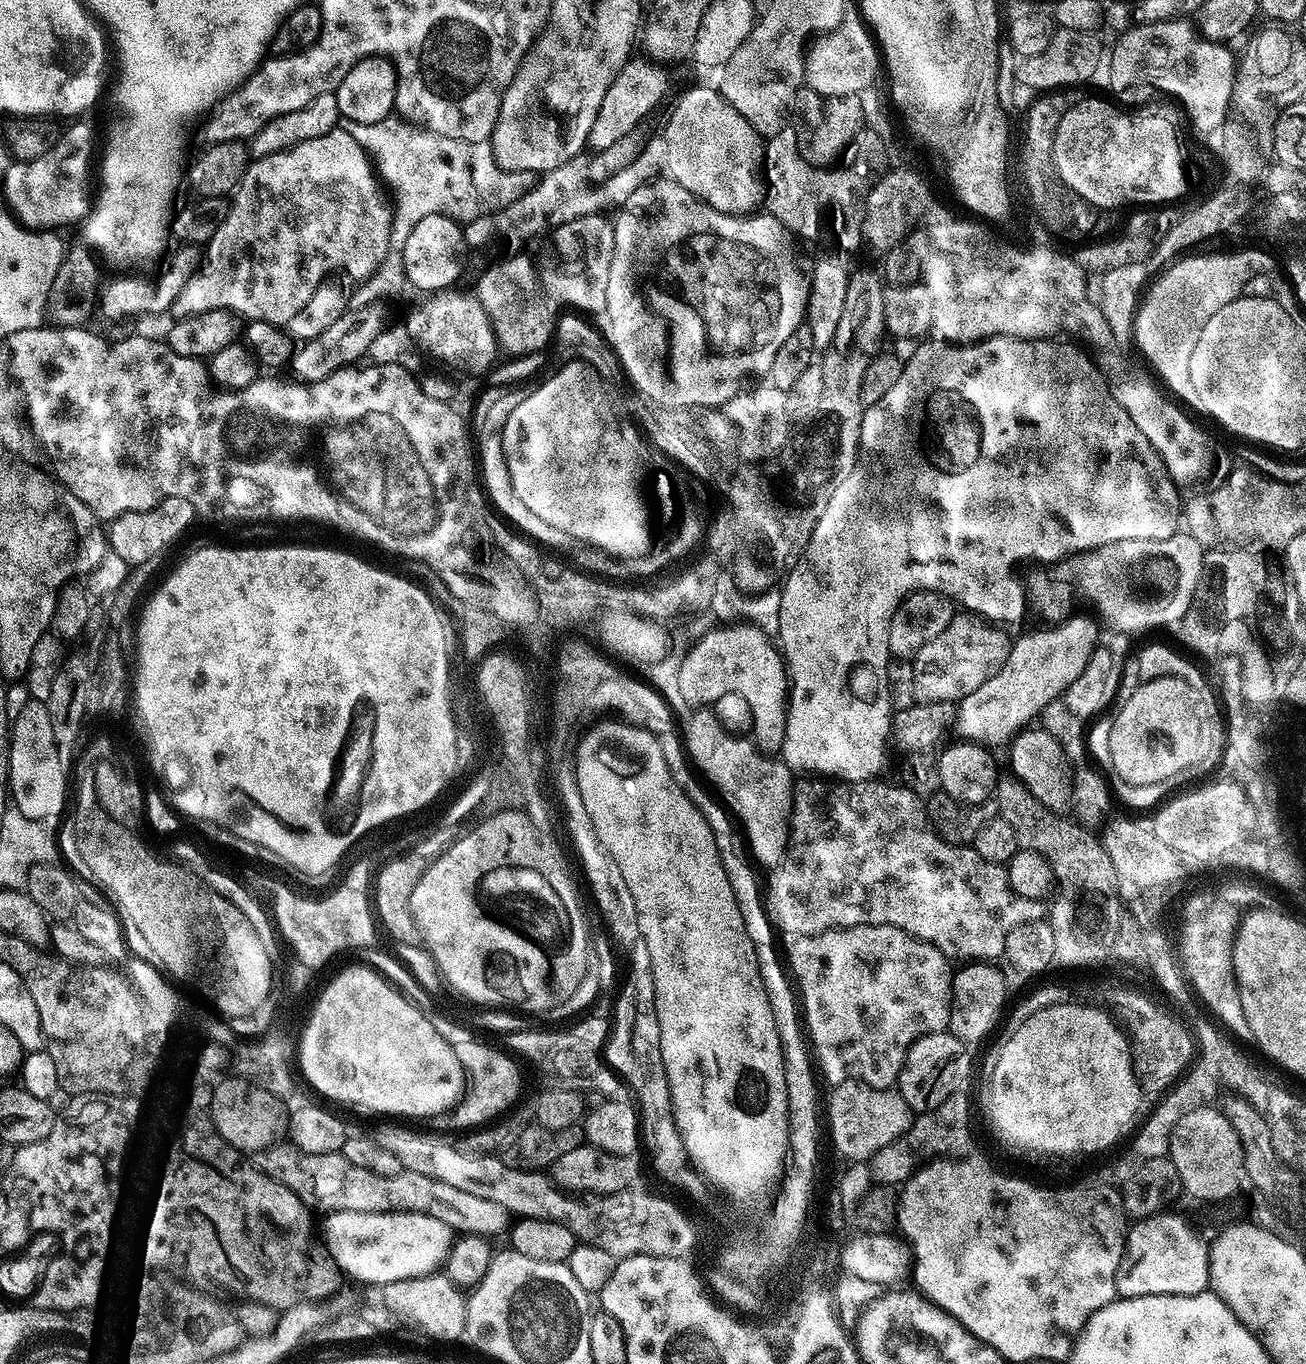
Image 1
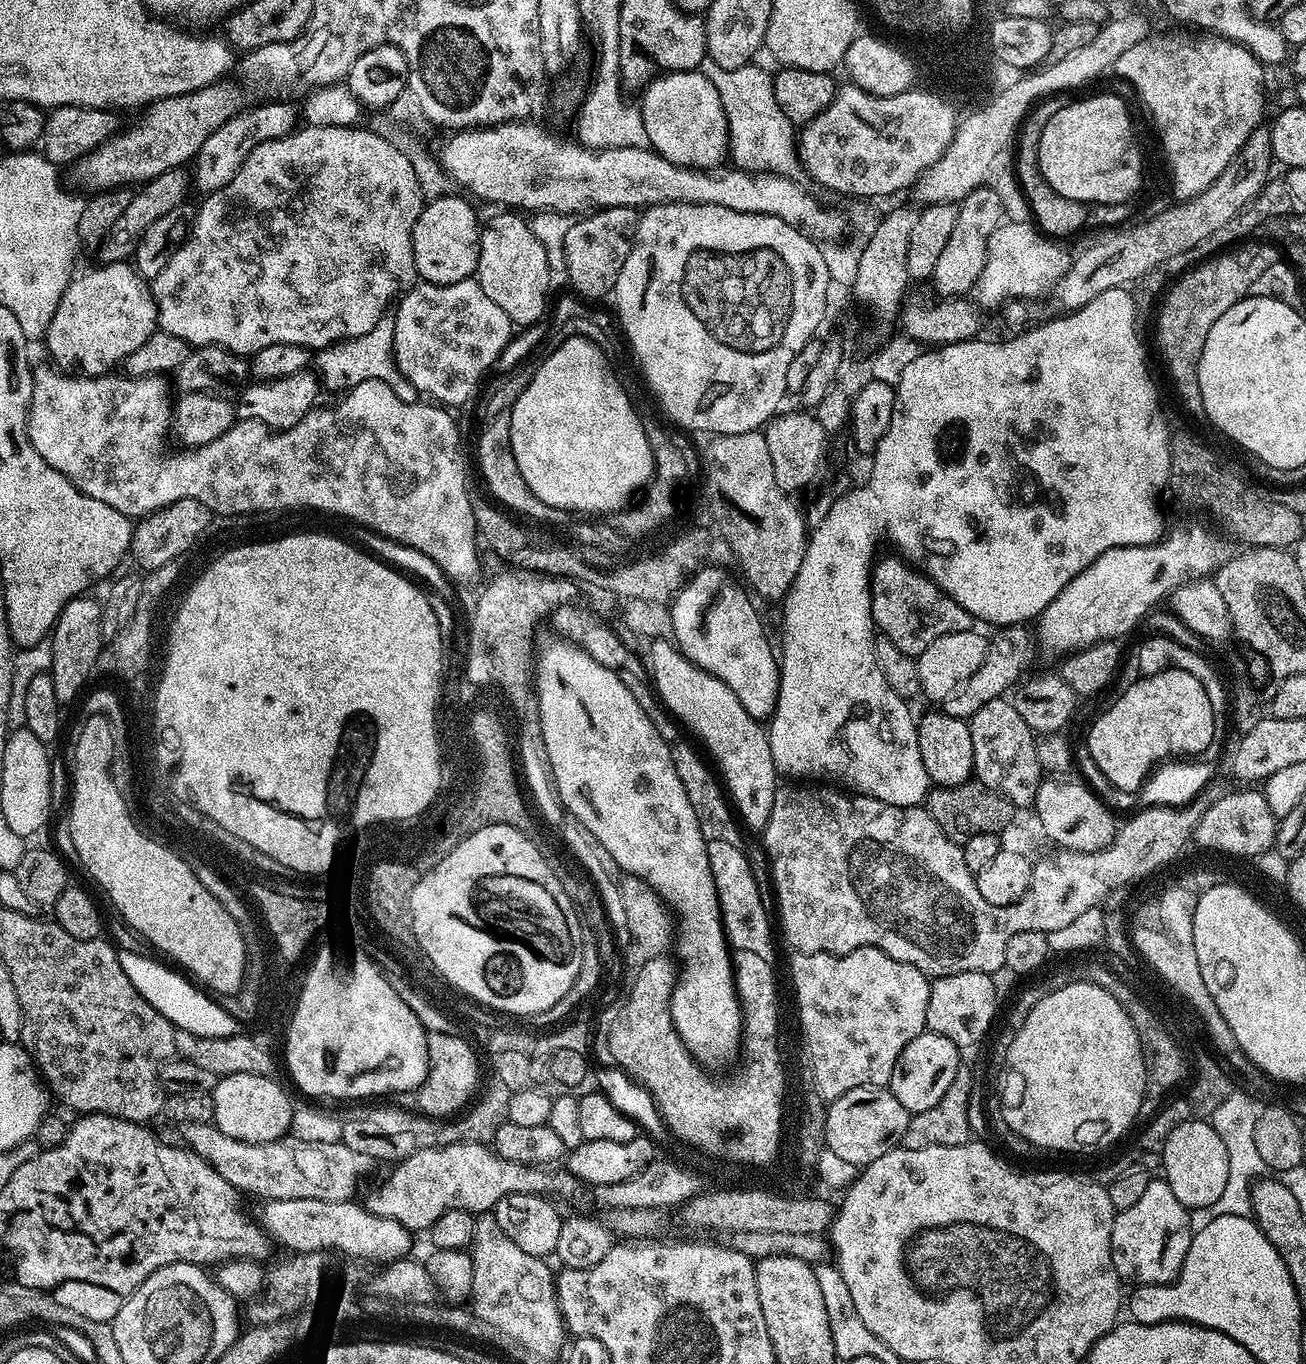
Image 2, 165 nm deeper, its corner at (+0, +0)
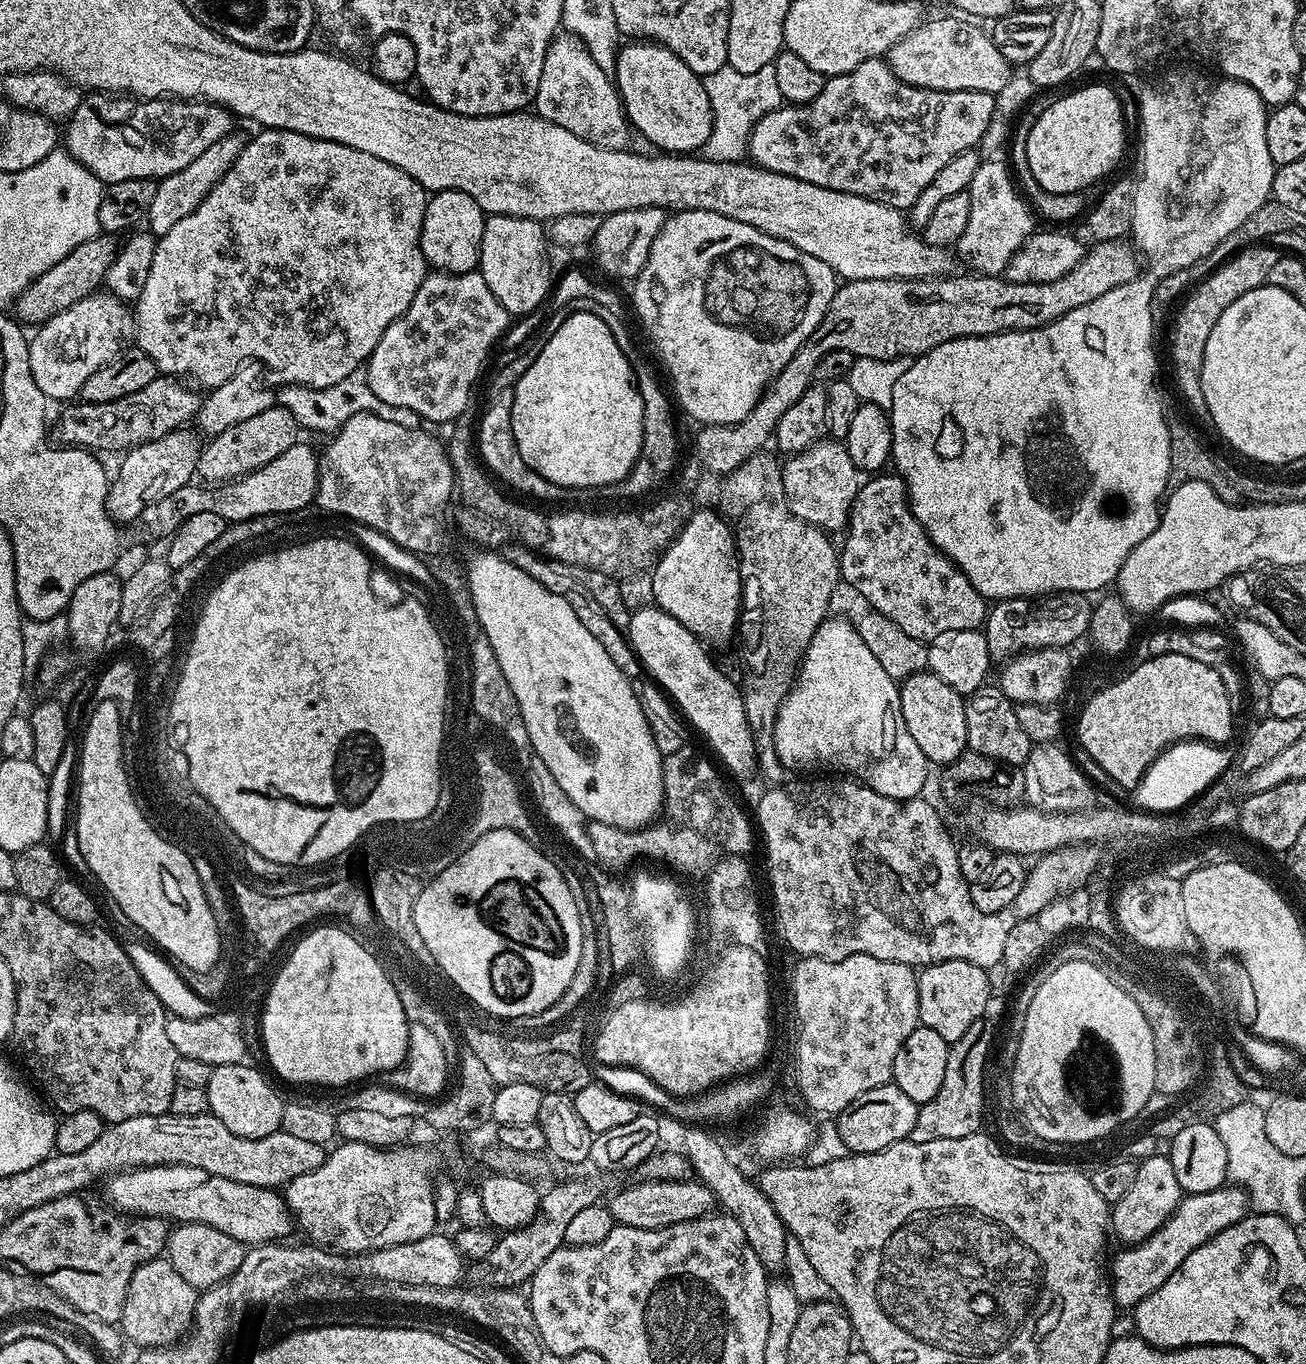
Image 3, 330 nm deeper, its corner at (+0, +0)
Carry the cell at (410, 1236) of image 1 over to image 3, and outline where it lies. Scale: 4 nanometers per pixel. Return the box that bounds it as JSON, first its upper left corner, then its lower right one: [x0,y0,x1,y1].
[107,1164,294,1246]

